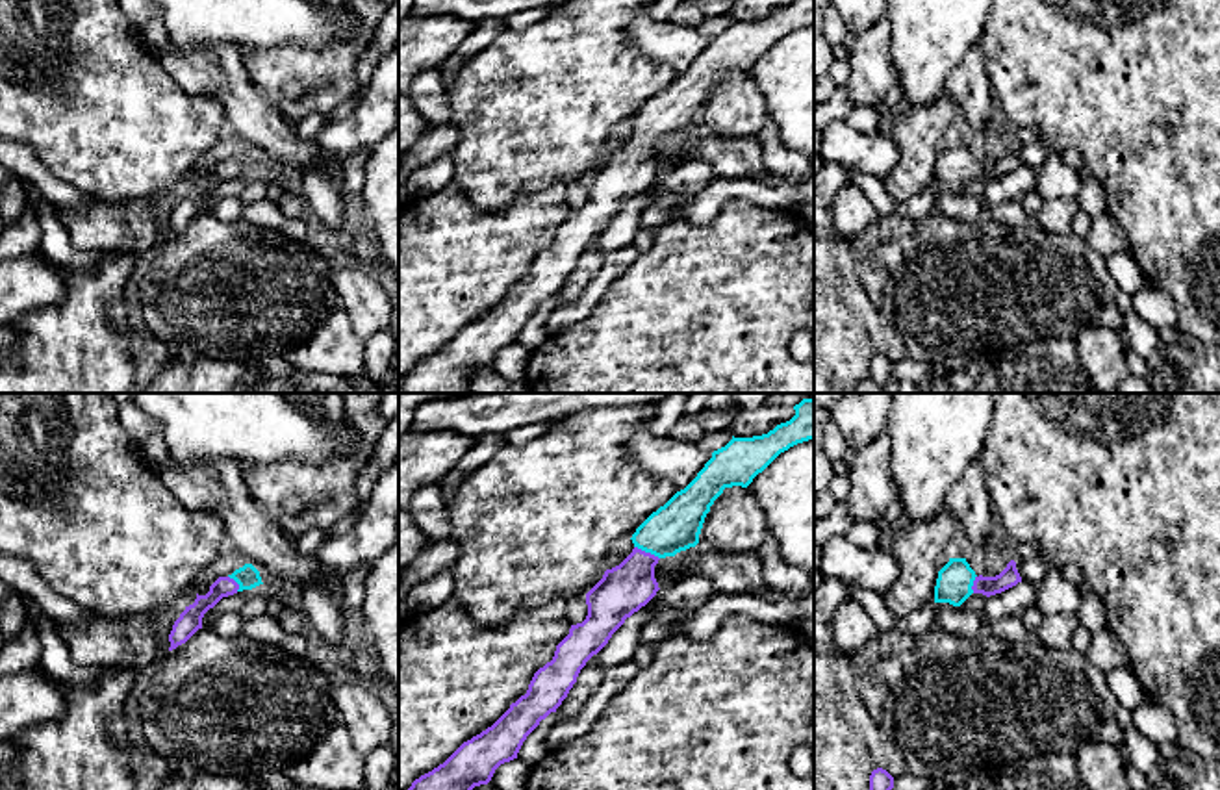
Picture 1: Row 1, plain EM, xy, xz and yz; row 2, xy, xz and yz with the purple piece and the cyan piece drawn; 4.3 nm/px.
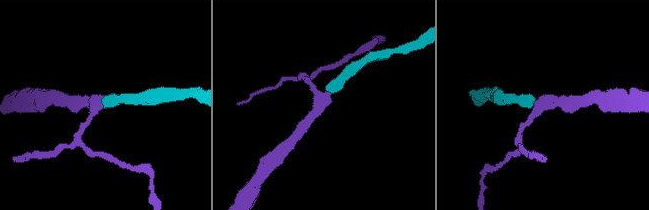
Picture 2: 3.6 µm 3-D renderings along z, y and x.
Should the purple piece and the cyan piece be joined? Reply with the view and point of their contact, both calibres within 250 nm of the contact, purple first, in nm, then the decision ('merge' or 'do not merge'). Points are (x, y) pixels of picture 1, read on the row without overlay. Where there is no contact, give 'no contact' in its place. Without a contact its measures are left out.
xz (648, 138) | 220/220 nm | merge

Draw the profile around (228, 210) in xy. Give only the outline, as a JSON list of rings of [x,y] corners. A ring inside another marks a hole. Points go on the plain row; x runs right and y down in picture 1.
[[[226,197],[217,202],[211,213],[224,223],[234,223],[241,219],[243,204],[239,197]]]

